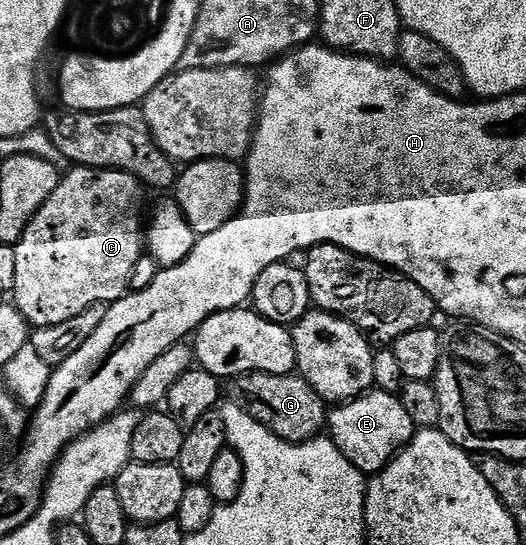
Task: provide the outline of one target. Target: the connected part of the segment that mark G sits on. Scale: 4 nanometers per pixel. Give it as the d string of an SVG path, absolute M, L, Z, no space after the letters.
M250 373L229 380L226 391L233 402L250 406L251 413L259 423L266 425L276 437L292 444L304 444L319 436L327 424L325 402L297 374L270 376L265 373Z

